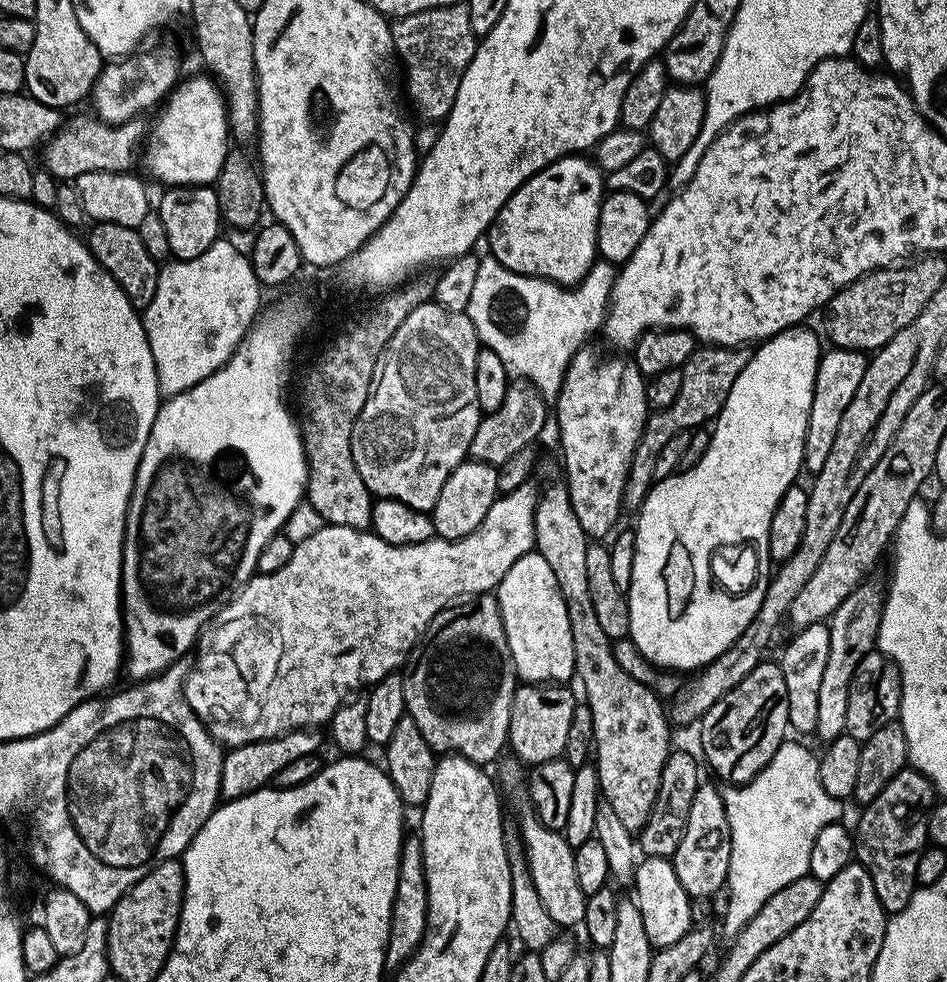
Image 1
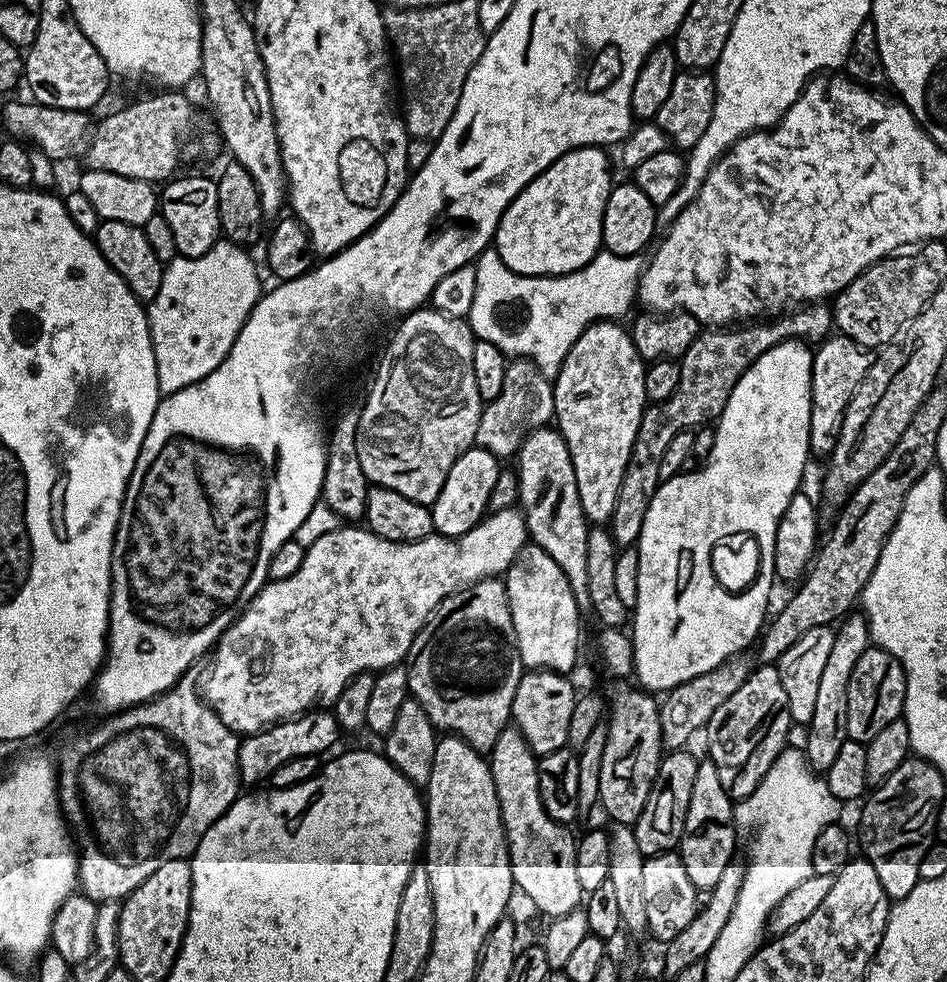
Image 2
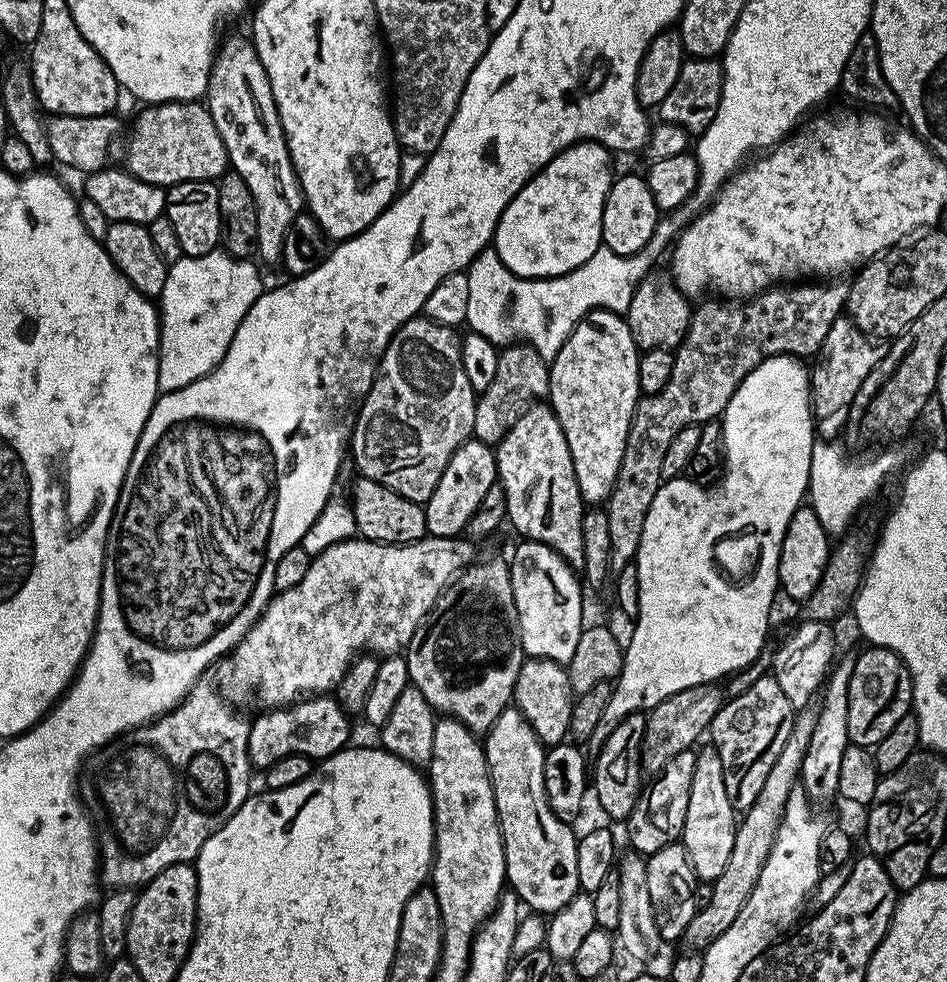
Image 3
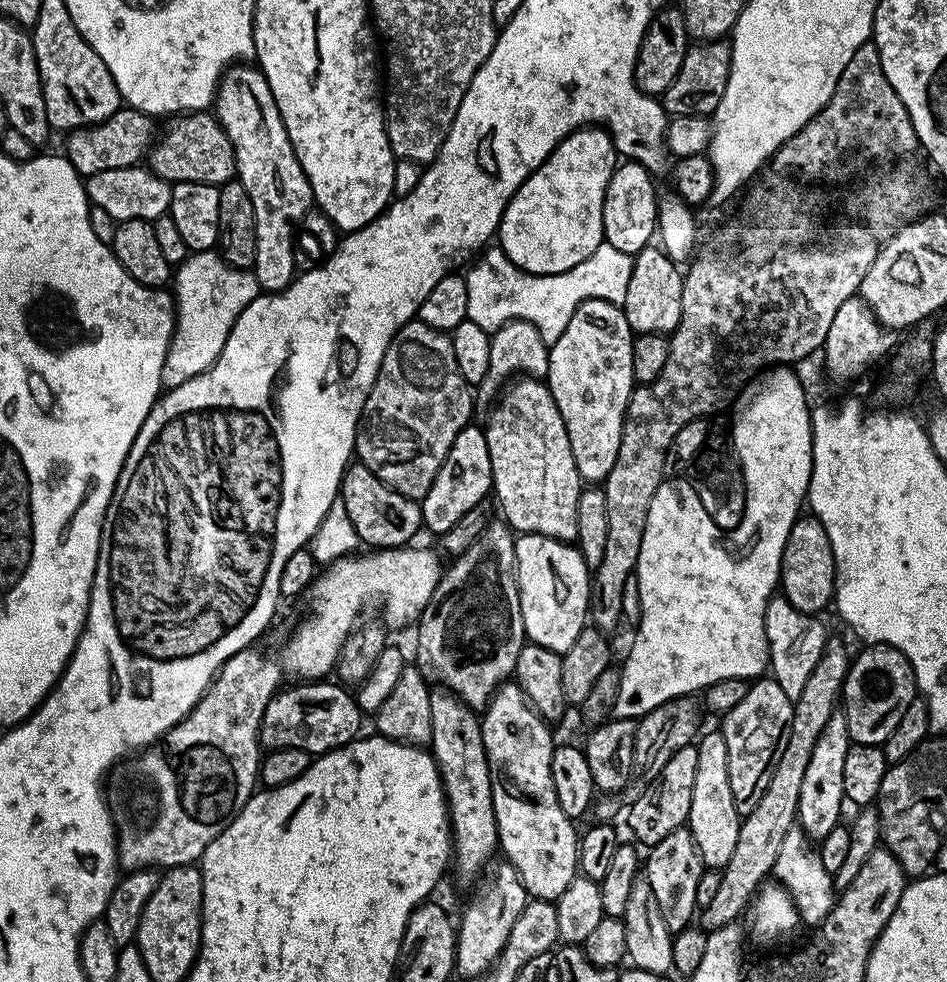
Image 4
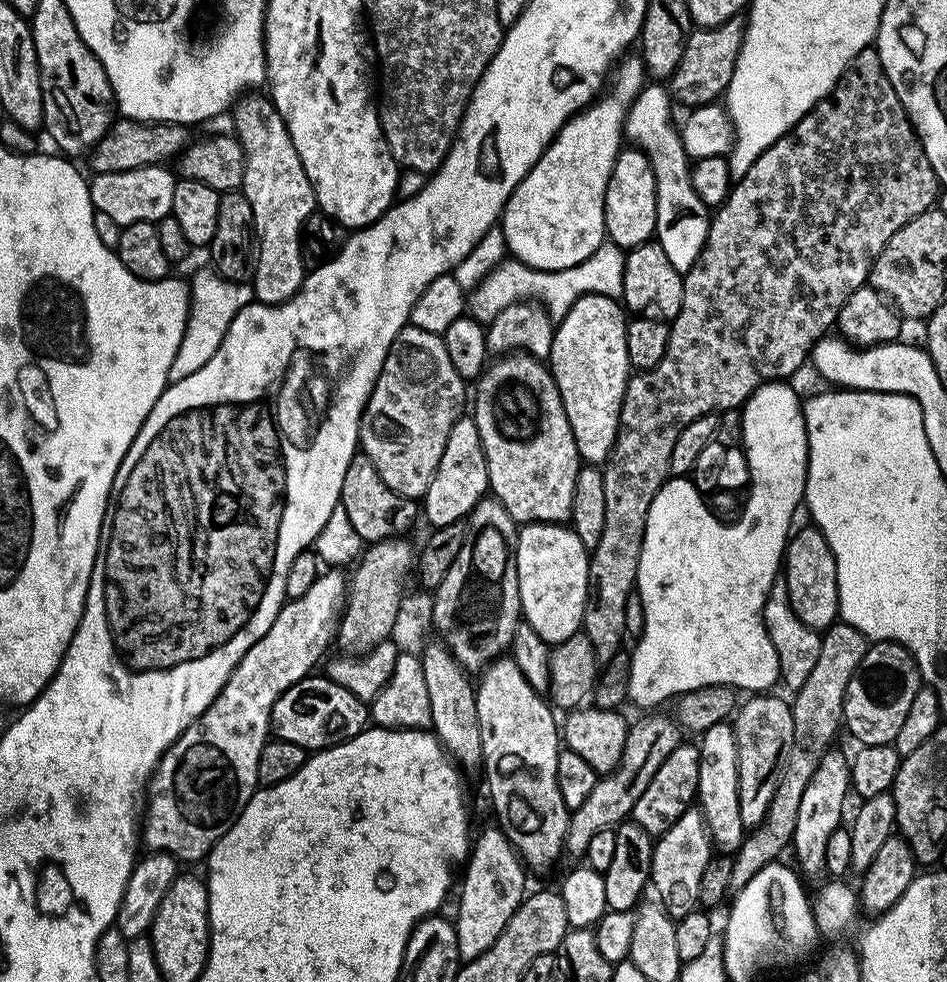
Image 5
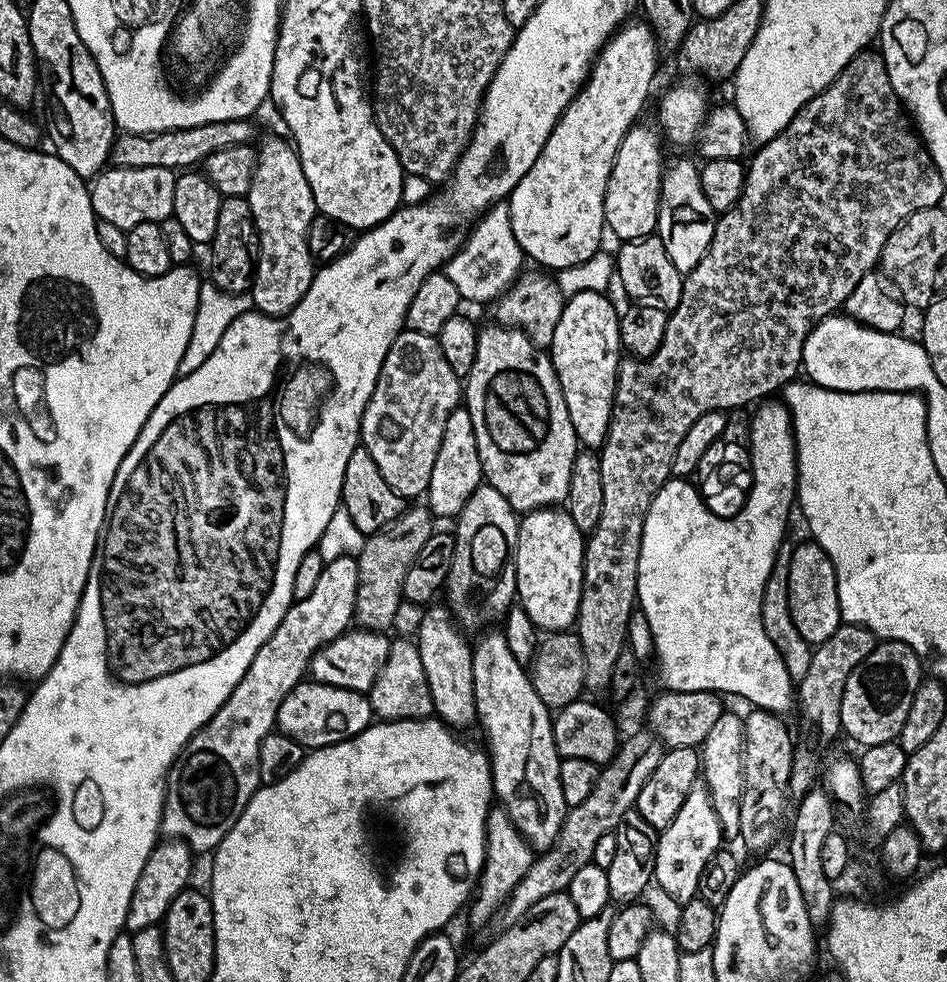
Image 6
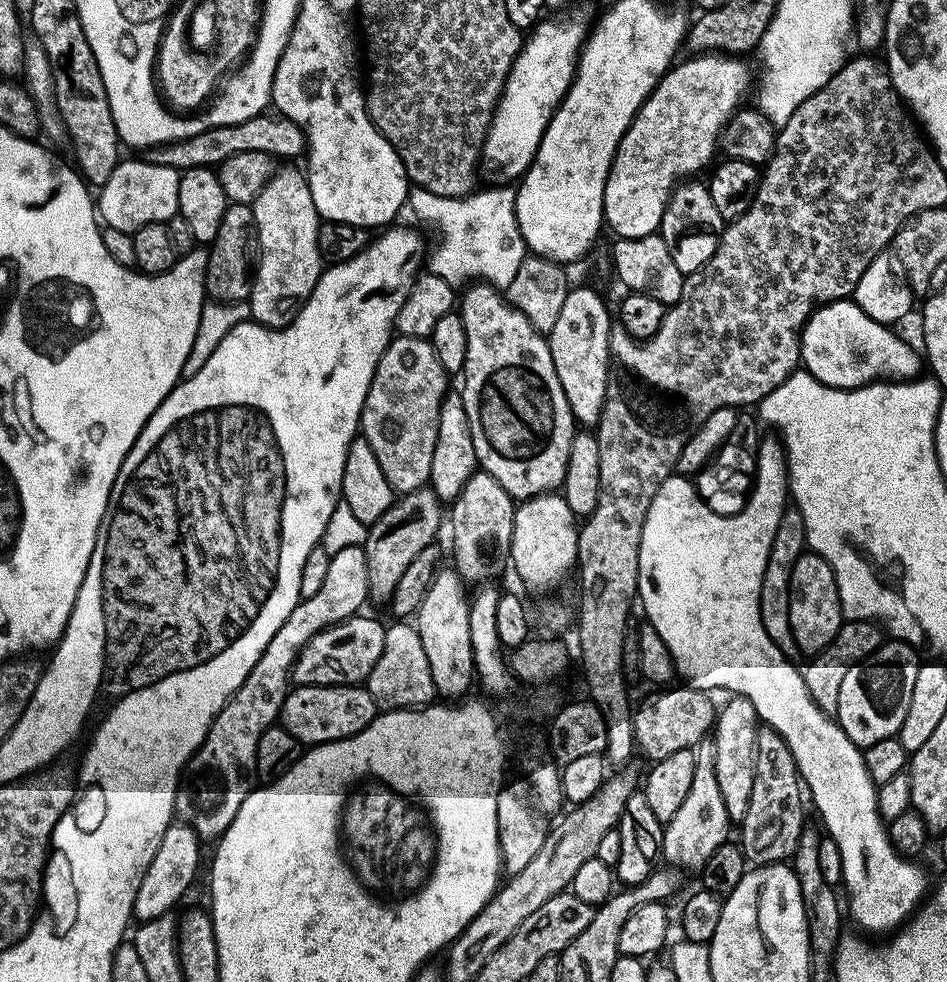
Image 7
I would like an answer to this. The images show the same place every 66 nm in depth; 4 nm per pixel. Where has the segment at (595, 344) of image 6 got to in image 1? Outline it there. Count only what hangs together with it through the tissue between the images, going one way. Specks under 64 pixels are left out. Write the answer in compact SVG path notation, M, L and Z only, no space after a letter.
M585 346L580 351L574 354L574 358L570 362L570 366L566 370L564 375L564 384L560 388L560 394L554 401L554 424L560 427L560 448L564 451L564 476L568 486L568 493L570 494L570 506L574 506L574 515L578 517L578 522L582 526L582 530L590 538L608 538L613 535L616 523L620 520L620 512L624 508L624 487L626 486L626 478L628 477L628 471L630 470L630 462L634 458L634 450L638 446L638 438L642 434L644 429L644 423L648 421L650 415L650 409L646 402L646 390L644 385L646 383L646 377L641 374L636 365L635 359L628 358L623 360L623 355L612 354L609 360L600 360L600 356L596 352L591 352L591 347Z

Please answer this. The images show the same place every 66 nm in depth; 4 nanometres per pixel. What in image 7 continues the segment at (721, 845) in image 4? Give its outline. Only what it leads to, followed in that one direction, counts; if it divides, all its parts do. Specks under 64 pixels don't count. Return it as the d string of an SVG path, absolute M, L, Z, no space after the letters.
M735 694L727 697L724 708L717 711L715 727L710 733L714 746L714 770L718 774L718 790L722 790L722 802L726 802L729 821L746 818L746 806L750 806L750 790L754 790L754 758L756 757L756 733L758 717L754 702Z

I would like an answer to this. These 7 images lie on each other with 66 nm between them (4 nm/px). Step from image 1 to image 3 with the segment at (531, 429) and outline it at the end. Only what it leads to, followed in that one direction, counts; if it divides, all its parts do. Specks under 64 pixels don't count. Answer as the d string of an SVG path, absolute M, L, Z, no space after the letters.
M523 342L507 345L498 358L494 382L490 382L490 386L486 386L486 390L476 397L472 436L484 444L499 444L529 404L547 397L549 367L549 361L543 360L532 345Z

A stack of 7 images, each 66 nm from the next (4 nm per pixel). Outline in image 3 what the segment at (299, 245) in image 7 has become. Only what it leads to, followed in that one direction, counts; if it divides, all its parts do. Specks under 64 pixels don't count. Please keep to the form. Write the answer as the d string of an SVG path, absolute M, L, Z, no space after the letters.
M247 35L232 36L228 41L219 45L216 60L212 64L210 70L210 78L208 79L208 91L206 93L206 106L210 110L210 118L214 118L214 126L218 126L218 134L222 134L222 146L226 146L228 151L228 162L231 171L237 172L242 178L242 182L246 182L246 186L250 186L250 194L254 194L254 206L258 206L258 246L256 247L259 259L264 259L268 264L279 265L281 263L280 255L282 254L282 246L286 234L290 230L290 226L294 222L294 218L301 215L302 209L305 207L304 194L300 190L300 179L296 176L296 168L292 165L290 158L290 150L286 142L286 134L282 130L282 122L278 114L278 106L274 102L274 94L270 90L270 78L266 74L266 70L262 66L262 62L258 58L256 48L252 45L251 39Z

